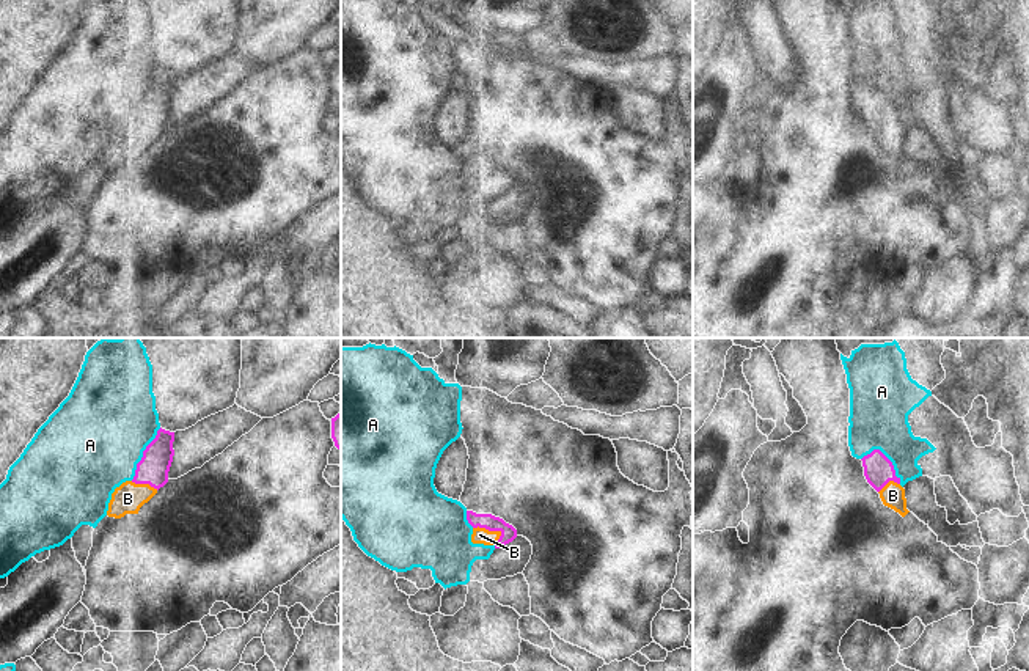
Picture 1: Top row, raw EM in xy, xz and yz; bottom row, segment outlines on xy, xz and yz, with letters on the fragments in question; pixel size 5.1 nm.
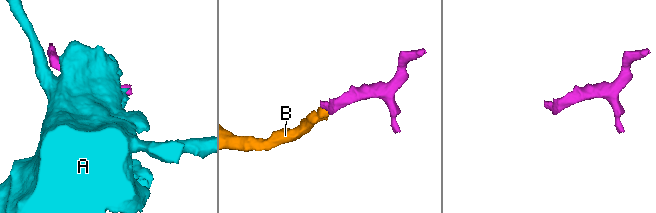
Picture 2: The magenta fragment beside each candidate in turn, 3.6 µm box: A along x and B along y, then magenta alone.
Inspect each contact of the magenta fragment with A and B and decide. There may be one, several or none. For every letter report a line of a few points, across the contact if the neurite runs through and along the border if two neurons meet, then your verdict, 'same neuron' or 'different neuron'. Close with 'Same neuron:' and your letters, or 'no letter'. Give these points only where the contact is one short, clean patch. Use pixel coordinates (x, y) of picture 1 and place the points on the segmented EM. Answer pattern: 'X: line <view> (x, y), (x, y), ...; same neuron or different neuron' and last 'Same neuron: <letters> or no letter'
A: different neuron
B: same neuron
Same neuron: B

